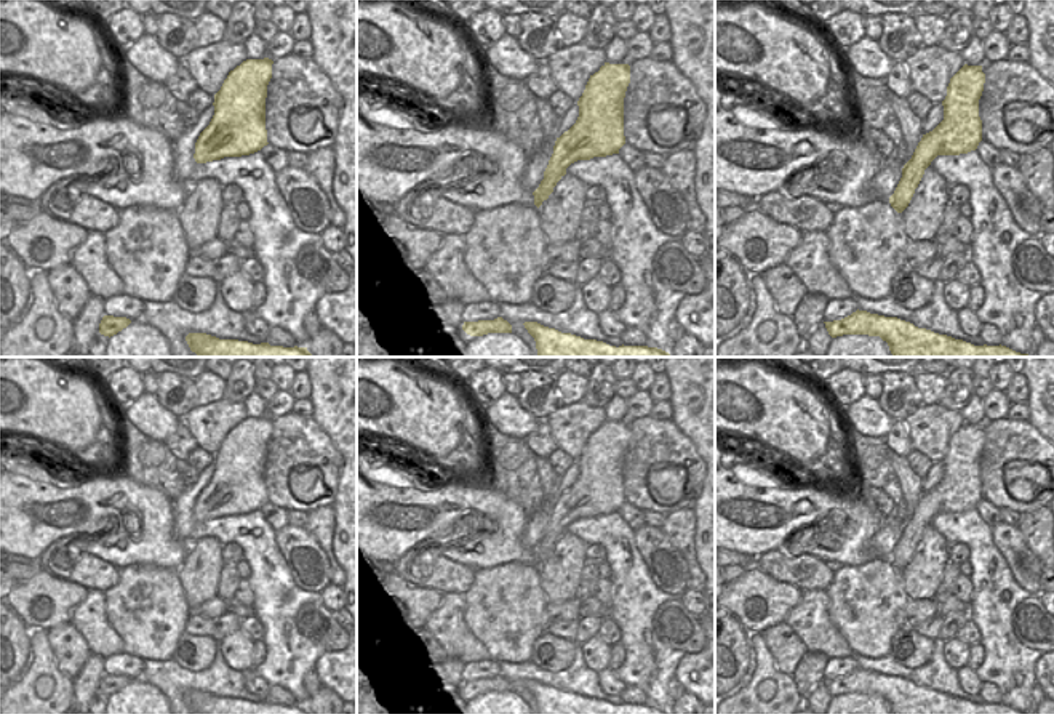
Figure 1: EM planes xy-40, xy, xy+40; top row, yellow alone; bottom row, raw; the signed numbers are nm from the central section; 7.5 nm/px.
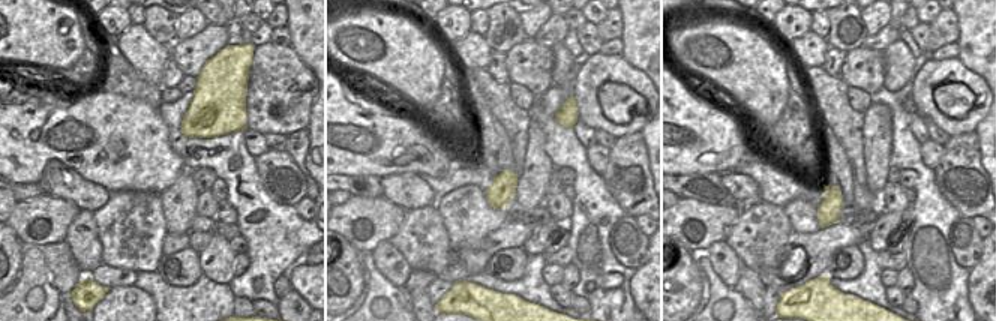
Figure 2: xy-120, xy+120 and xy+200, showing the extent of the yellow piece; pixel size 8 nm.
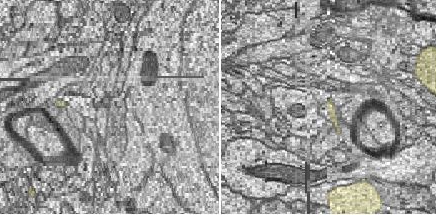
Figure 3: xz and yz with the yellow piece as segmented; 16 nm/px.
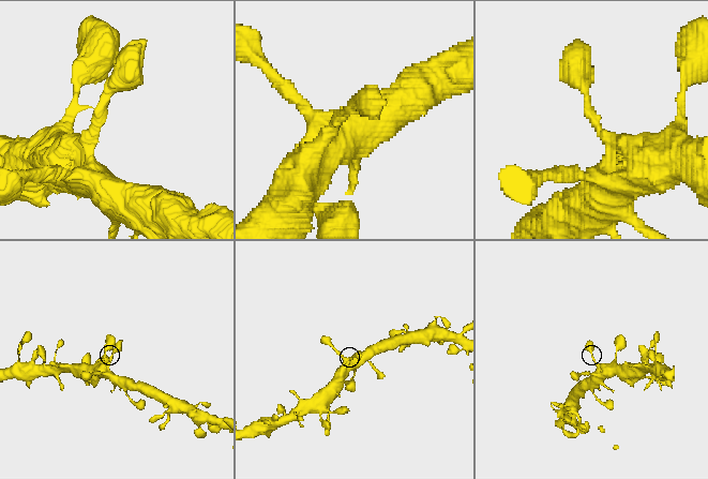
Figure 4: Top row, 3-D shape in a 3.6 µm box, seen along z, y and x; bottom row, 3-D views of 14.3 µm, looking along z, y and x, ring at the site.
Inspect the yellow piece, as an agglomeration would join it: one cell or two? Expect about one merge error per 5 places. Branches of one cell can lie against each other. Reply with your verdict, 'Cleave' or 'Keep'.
Keep

